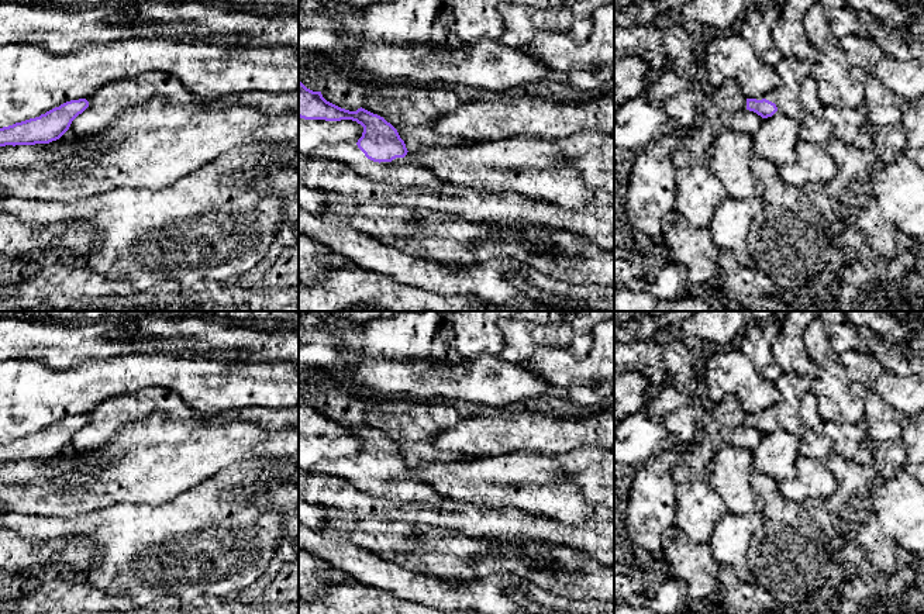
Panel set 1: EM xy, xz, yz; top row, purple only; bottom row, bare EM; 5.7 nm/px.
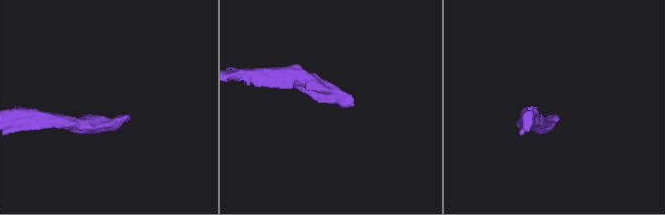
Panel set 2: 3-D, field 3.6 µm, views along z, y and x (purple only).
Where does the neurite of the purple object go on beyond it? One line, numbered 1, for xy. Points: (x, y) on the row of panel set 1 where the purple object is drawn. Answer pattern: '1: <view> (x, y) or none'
1: none

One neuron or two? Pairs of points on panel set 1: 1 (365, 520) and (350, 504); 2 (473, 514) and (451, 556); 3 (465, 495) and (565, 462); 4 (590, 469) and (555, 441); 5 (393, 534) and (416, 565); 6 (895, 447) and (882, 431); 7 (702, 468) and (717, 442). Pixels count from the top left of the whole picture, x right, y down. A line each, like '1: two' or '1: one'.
1: two
2: two
3: two
4: two
5: one
6: two
7: one

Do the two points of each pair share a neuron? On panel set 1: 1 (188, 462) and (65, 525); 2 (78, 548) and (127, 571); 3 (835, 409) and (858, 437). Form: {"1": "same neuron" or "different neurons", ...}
{"1": "different neurons", "2": "different neurons", "3": "different neurons"}

